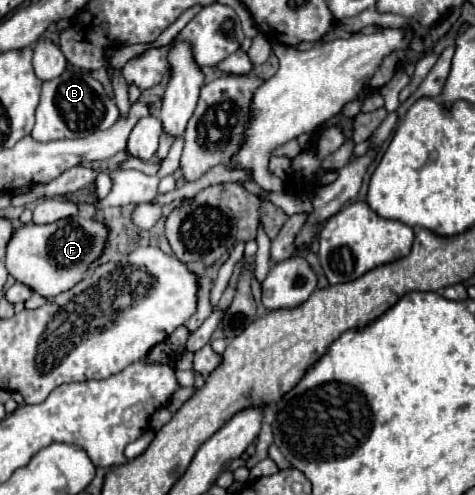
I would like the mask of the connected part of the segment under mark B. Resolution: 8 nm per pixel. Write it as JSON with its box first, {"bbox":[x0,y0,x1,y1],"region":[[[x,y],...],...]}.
{"bbox":[31,67,119,143],"region":[[[67,67],[57,79],[43,83],[43,93],[35,117],[37,119],[31,137],[45,143],[55,139],[79,139],[95,131],[109,129],[119,119],[119,109],[107,95],[105,87],[97,79],[93,79],[89,71]]]}

